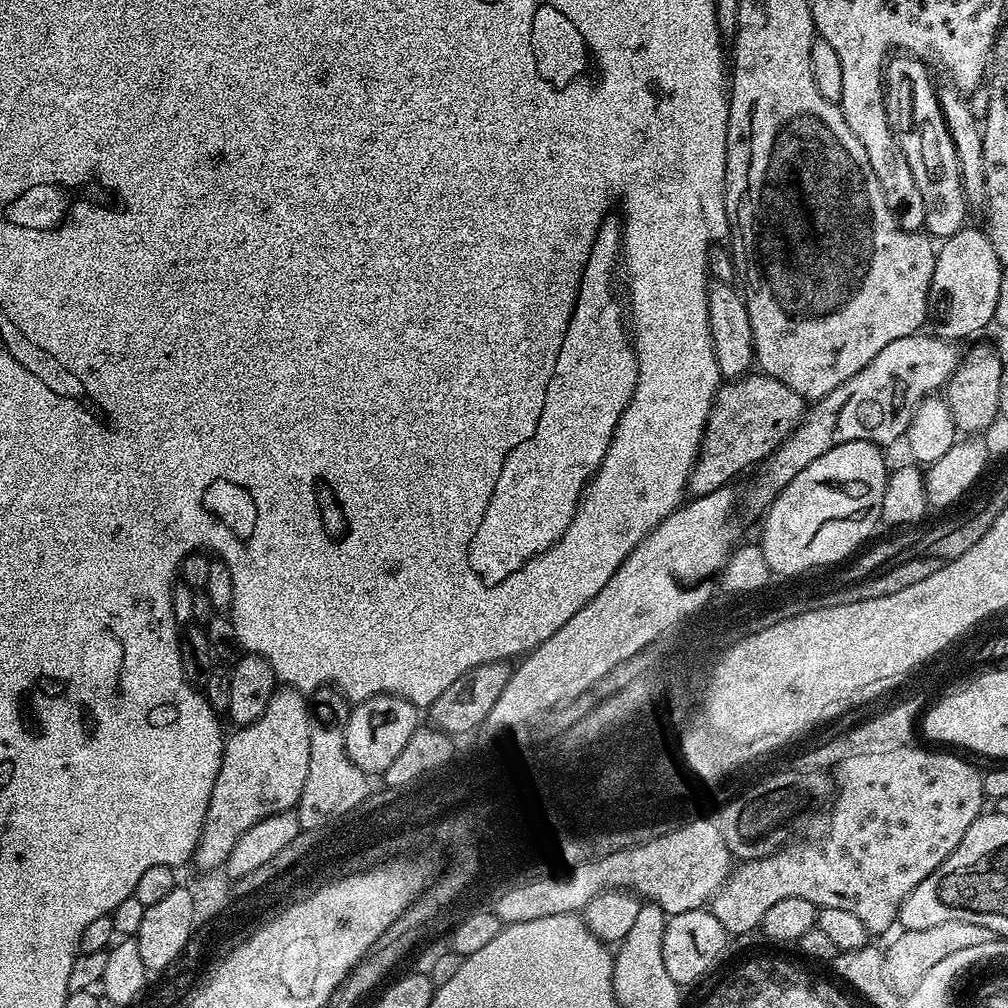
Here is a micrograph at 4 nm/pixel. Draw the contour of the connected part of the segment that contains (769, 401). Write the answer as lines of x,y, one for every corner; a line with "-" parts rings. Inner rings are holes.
749,374
721,383
712,400
700,453
692,467
687,491
692,496
710,494
731,485
731,480
739,472
763,462
789,434
788,400
791,396
790,386
782,386
778,378
763,374

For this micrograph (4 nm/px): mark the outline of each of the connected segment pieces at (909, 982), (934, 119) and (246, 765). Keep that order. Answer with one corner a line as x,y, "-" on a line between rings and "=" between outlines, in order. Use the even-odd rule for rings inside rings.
938,922
938,926
926,926
924,930
904,930
892,940
892,945
885,947
885,976
893,990
907,994
926,978
928,971
937,962
942,962
949,954
958,954
958,950
970,950
970,946
981,946
997,939
994,930
986,930
986,926
974,926
974,922
=
911,54
893,55
884,65
884,104
888,107
889,117
908,116
904,137
901,135
898,143
922,198
922,211
926,213
923,231
933,238
947,238
966,227
967,220
964,219
970,215
970,209
964,198
955,142
940,109
937,85
932,85
928,71
929,65
=
287,686
277,687
276,693
270,698
270,702
266,705
266,710
262,710
262,718
258,718
254,722
237,727
236,733
229,735
224,741
224,753
222,754
222,766
218,770
218,778
214,778
214,790
210,794
210,806
206,806
206,818
202,822
202,834
196,843
196,851
194,853
194,864
197,864
201,873
212,872
216,869
223,869
224,864
228,861
230,850
234,850
234,842
238,842
238,838
242,838
242,834
246,834
246,830
250,830
258,822
262,822
266,818
270,818
279,812
290,812
296,807
296,803
300,800
302,794
302,786
306,786
306,773
310,767
310,730
312,729
312,714
310,711
309,701
306,699
305,693
298,691
297,688

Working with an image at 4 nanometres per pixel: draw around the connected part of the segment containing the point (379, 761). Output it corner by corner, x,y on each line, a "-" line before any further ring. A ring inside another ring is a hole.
371,696
359,701
349,711
348,722
344,725
346,754
350,756
350,762
354,762
354,766
366,774
383,774
416,733
416,712
417,705
401,696

